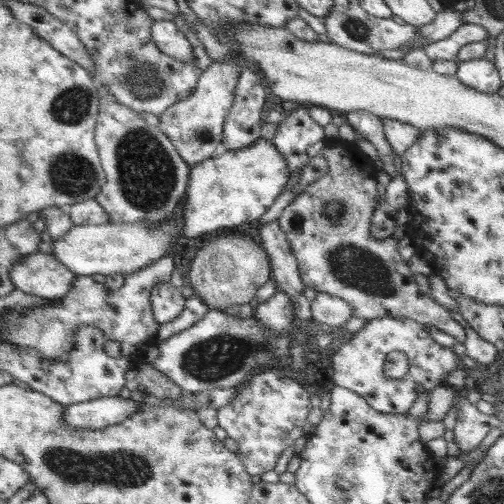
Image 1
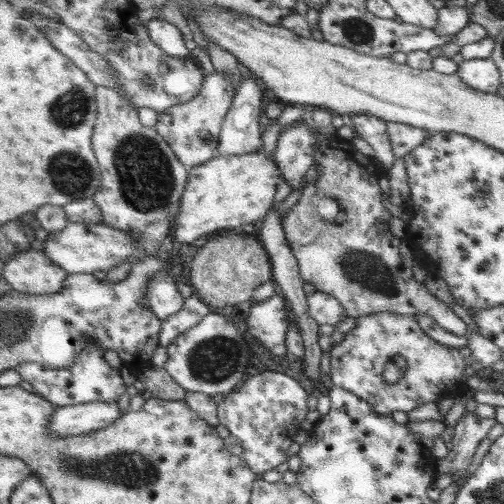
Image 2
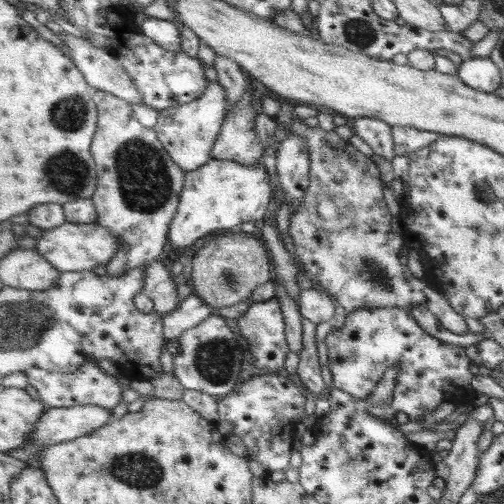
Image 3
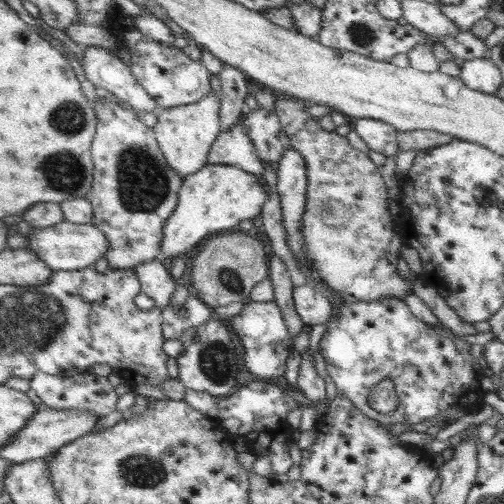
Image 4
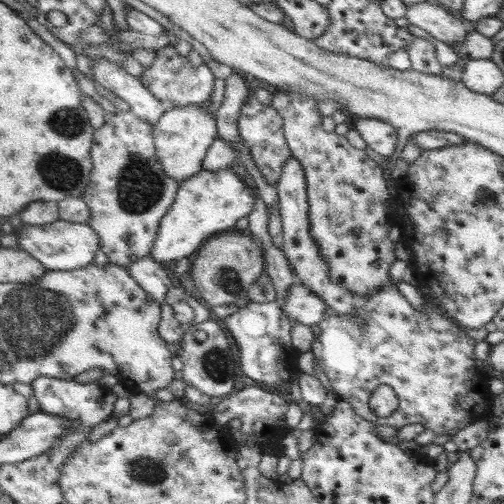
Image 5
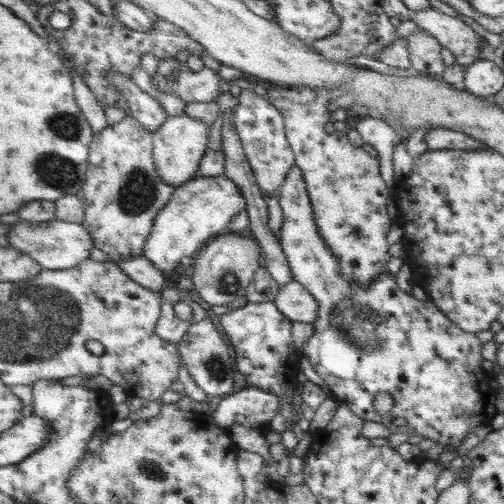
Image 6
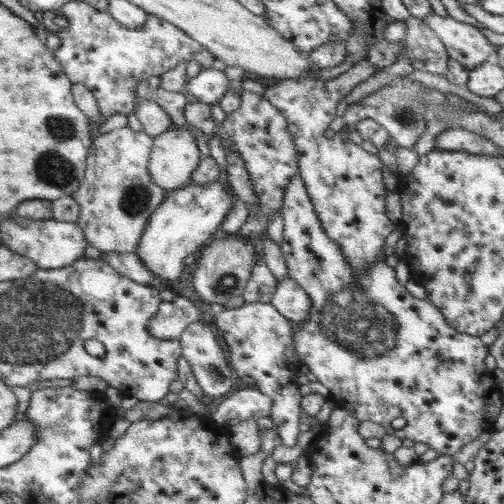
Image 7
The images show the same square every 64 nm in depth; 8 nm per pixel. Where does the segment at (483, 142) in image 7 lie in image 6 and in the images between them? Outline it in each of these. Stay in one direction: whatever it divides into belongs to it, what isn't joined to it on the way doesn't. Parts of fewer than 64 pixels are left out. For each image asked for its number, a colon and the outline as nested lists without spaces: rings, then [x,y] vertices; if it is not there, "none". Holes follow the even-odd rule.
6: [[[431,128],[425,132],[425,146],[429,150],[485,150],[485,144],[465,136],[457,130],[443,130],[443,128]]]

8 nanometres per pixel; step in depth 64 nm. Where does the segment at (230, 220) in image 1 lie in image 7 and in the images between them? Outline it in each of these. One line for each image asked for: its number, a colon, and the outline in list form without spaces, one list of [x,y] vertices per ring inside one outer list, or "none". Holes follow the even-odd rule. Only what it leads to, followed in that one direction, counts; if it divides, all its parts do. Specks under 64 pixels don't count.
2: [[[265,152],[247,154],[247,156],[219,156],[211,162],[191,168],[191,182],[187,186],[187,194],[183,194],[183,206],[179,210],[179,218],[173,226],[173,236],[181,244],[191,244],[197,238],[211,232],[237,232],[241,224],[255,224],[257,220],[265,220],[271,214],[277,184],[283,182],[283,172],[279,170],[277,158],[269,160]]]
3: [[[211,160],[207,166],[187,174],[187,186],[183,190],[179,214],[171,224],[169,242],[173,250],[187,248],[211,232],[225,230],[237,232],[245,222],[257,222],[265,218],[267,206],[273,198],[271,178],[265,166],[243,166],[233,160]]]
4: [[[207,164],[201,172],[183,178],[179,210],[175,210],[175,216],[171,216],[171,220],[165,226],[161,258],[173,260],[175,256],[185,256],[201,240],[207,240],[209,234],[227,230],[245,220],[259,218],[267,200],[267,186],[263,186],[263,180],[259,180],[259,176],[253,176],[251,172],[245,172],[235,166]]]
5: [[[231,168],[219,172],[203,170],[195,178],[183,180],[179,188],[179,198],[175,200],[171,214],[167,214],[159,228],[159,238],[155,240],[155,250],[151,258],[167,266],[173,260],[177,262],[191,256],[195,250],[199,252],[209,238],[235,226],[237,220],[249,218],[249,214],[255,210],[257,194],[259,192],[249,188],[243,178],[231,172]]]
6: [[[225,174],[217,178],[193,178],[175,190],[175,198],[171,198],[167,210],[155,220],[155,232],[151,234],[143,256],[147,256],[161,272],[171,274],[181,268],[185,256],[195,258],[213,238],[227,234],[231,218],[239,212],[247,212],[247,200],[235,182],[225,178]]]
7: [[[219,180],[205,186],[191,184],[169,192],[167,202],[163,202],[163,206],[151,216],[151,224],[147,226],[137,250],[137,254],[147,264],[147,270],[169,284],[179,280],[185,270],[183,260],[191,254],[199,256],[211,240],[221,236],[221,222],[225,222],[233,208],[233,196],[235,194],[229,194]]]

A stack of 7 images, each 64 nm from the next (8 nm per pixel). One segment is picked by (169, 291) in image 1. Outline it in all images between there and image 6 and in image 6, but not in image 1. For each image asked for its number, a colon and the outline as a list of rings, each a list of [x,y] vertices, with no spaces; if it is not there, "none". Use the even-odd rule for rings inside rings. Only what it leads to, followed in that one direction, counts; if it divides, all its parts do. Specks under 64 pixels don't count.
2: [[[159,272],[155,280],[151,280],[151,288],[147,294],[149,302],[151,302],[151,310],[161,318],[173,318],[175,314],[179,314],[185,306],[185,300],[179,290],[177,290],[177,280],[173,274],[167,272]]]
3: [[[159,260],[147,264],[145,276],[147,276],[145,294],[155,304],[153,310],[163,316],[173,314],[181,306],[177,298],[177,282],[173,280],[175,276]]]
4: [[[161,258],[147,262],[143,266],[135,268],[135,274],[139,276],[139,282],[143,284],[143,292],[155,302],[157,308],[165,310],[167,306],[171,306],[171,296],[175,292],[177,280],[173,280],[171,270],[167,270],[161,264]]]
5: [[[143,258],[141,262],[127,266],[127,270],[131,276],[135,276],[135,280],[139,280],[139,286],[145,288],[151,298],[155,298],[161,306],[165,304],[165,296],[173,288],[173,280],[169,278],[169,272],[163,268],[163,264],[153,258]]]
6: [[[147,256],[129,258],[129,260],[117,262],[117,264],[119,264],[119,268],[123,268],[123,272],[127,272],[127,276],[131,276],[131,280],[141,284],[143,288],[155,290],[159,294],[163,288],[167,288],[165,274],[159,268],[155,268],[155,264]]]

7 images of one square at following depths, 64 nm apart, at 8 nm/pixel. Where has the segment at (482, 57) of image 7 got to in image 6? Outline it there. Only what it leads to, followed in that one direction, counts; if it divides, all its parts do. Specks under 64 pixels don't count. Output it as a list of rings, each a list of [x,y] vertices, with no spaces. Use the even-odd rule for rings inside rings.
[[[431,6],[427,10],[413,12],[411,20],[417,28],[427,30],[443,48],[447,48],[455,56],[455,64],[461,68],[467,68],[479,60],[479,36],[461,20]]]

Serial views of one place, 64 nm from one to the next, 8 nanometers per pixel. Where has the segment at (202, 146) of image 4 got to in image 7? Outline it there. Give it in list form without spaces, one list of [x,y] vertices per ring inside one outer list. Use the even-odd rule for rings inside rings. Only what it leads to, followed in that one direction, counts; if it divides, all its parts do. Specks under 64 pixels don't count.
[[[175,124],[161,138],[155,138],[155,150],[151,154],[151,178],[155,180],[157,186],[163,186],[167,192],[173,192],[193,184],[195,172],[199,170],[201,162],[203,156],[197,146],[197,138],[191,134],[191,130],[185,130],[183,126]]]

